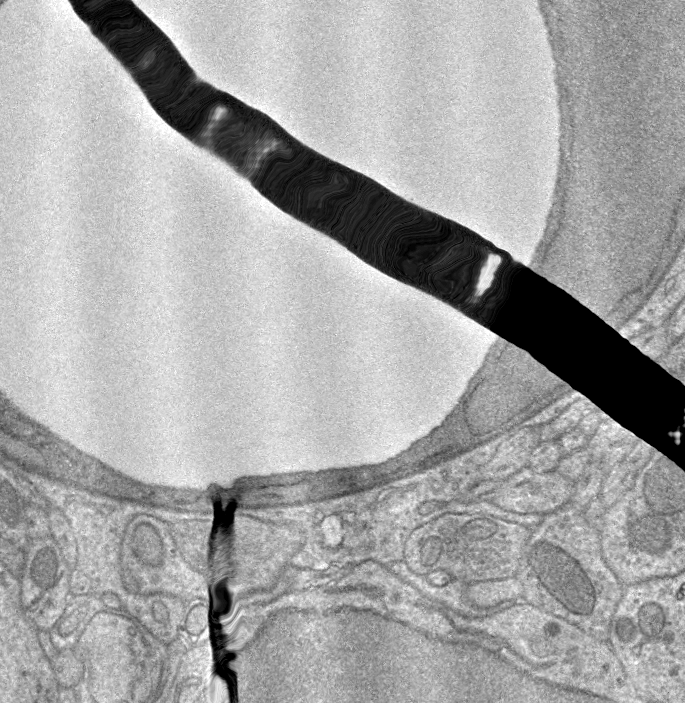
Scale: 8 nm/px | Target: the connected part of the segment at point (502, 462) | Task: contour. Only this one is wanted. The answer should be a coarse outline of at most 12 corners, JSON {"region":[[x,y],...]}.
{"region":[[526,427],[499,449],[482,481],[507,480],[530,465],[540,427]]}

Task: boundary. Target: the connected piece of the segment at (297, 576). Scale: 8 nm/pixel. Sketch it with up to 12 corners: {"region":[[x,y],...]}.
{"region":[[290,565],[267,593],[248,595],[248,605],[287,591],[321,587],[345,577],[350,567],[300,569]]}

